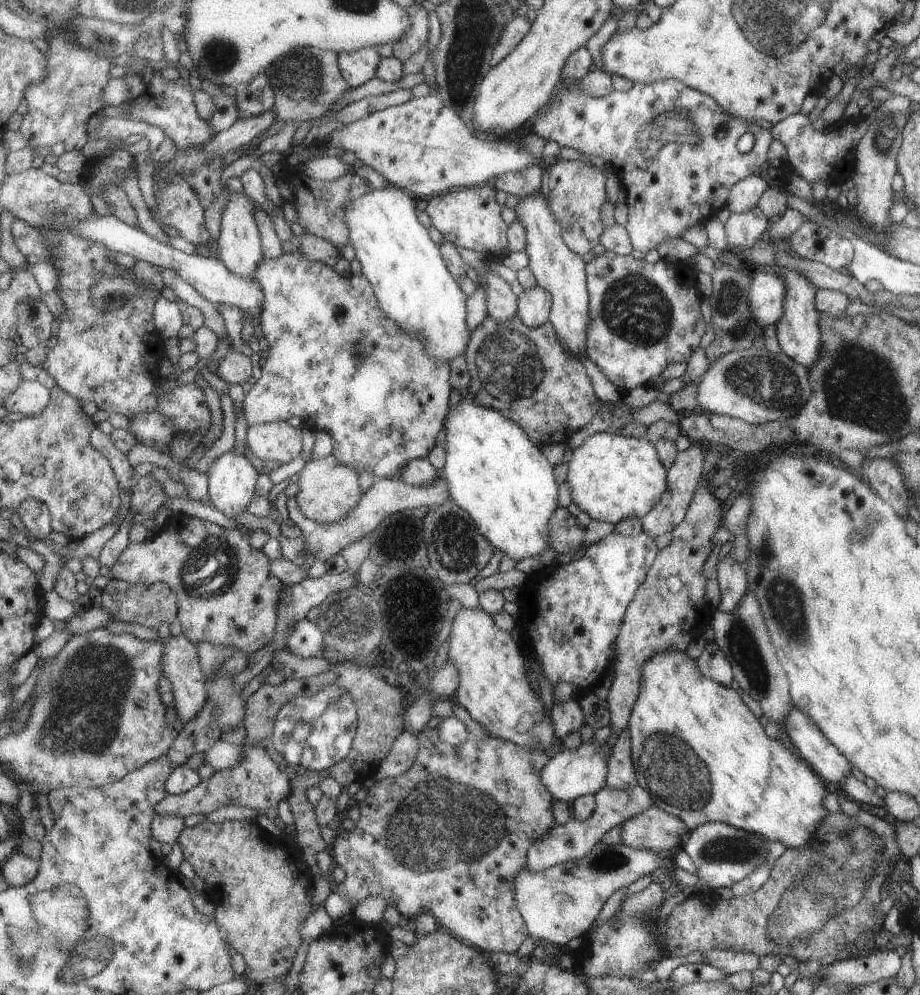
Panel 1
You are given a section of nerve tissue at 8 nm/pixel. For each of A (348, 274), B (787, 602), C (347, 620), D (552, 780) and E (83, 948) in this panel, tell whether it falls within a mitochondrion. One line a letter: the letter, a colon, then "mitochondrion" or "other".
A: other
B: mitochondrion
C: mitochondrion
D: other
E: mitochondrion

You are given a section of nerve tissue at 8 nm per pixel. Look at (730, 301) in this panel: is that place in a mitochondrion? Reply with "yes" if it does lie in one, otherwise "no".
yes

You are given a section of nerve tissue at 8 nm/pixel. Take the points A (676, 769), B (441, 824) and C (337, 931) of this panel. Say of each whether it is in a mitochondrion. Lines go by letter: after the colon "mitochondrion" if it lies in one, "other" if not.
A: mitochondrion
B: mitochondrion
C: other

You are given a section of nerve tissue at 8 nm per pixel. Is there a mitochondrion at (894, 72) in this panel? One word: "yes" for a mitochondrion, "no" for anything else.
no

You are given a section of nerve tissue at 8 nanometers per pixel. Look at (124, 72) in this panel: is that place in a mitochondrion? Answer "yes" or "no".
no

